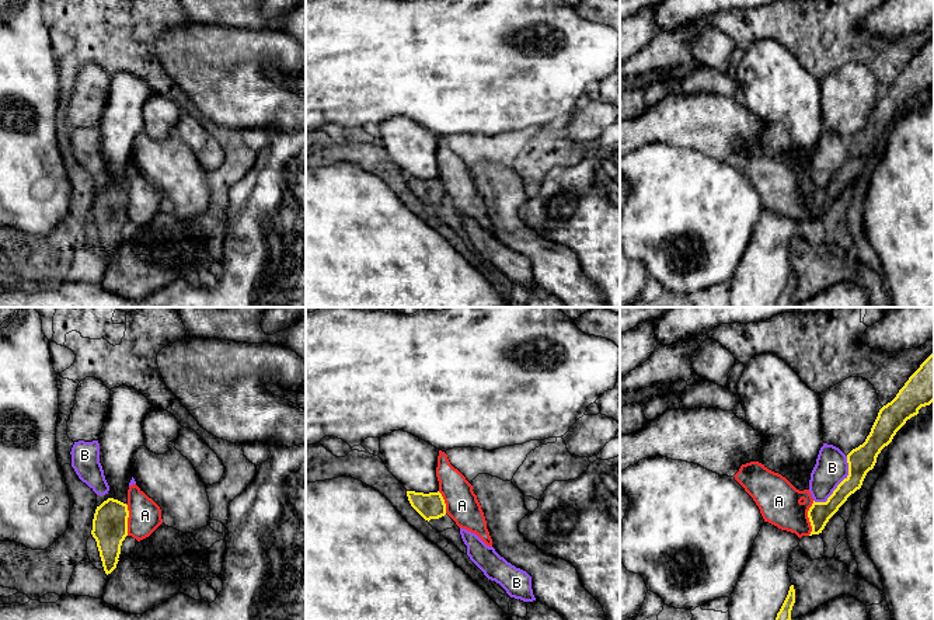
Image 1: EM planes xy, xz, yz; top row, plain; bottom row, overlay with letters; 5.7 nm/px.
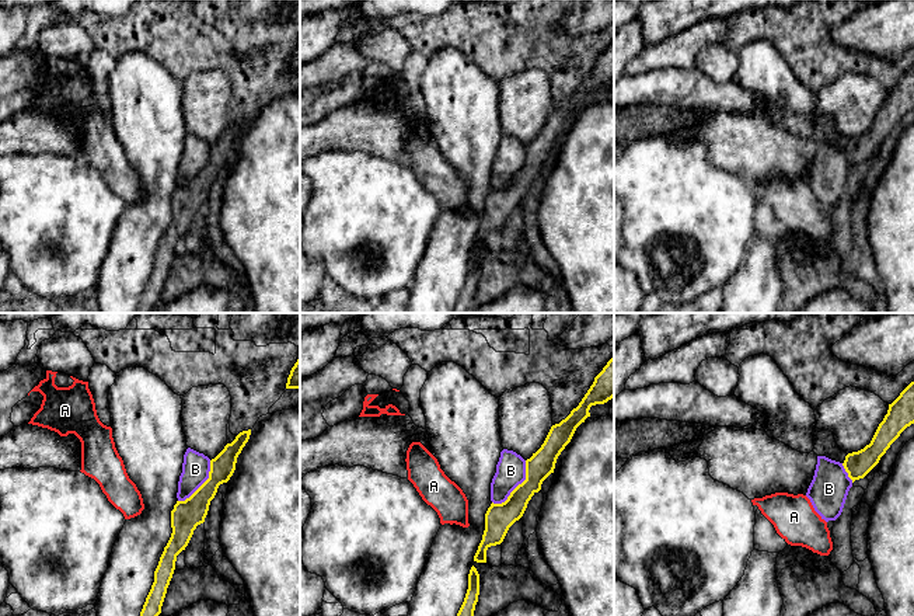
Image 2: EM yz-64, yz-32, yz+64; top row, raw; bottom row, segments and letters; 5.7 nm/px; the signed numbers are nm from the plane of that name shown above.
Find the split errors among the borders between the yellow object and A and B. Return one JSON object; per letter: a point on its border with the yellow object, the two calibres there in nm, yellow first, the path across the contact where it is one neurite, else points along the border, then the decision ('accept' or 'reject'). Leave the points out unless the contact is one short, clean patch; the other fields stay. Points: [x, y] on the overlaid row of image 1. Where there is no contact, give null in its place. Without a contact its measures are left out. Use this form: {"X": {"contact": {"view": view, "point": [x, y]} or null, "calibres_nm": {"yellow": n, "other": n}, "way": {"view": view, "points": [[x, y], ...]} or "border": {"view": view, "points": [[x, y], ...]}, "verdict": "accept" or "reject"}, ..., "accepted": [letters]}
{"A": {"contact": {"view": "yz", "point": [808, 516]}, "calibres_nm": {"yellow": 130, "other": 240}, "border": {"view": "yz", "points": [[814, 501], [808, 511], [811, 526], [808, 535]]}, "verdict": "reject"}, "B": {"contact": {"view": "yz", "point": [839, 484]}, "calibres_nm": {"yellow": 150, "other": 190}, "border": {"view": "yz", "points": [[847, 456], [847, 476], [825, 501], [815, 502]]}, "verdict": "reject"}, "accepted": []}

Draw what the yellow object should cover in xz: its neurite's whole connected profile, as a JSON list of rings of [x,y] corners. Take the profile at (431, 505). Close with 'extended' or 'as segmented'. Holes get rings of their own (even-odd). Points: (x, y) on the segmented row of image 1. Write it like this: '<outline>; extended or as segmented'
[[[407,491],[411,506],[425,519],[439,519],[446,515],[446,504],[442,494]]]; as segmented

